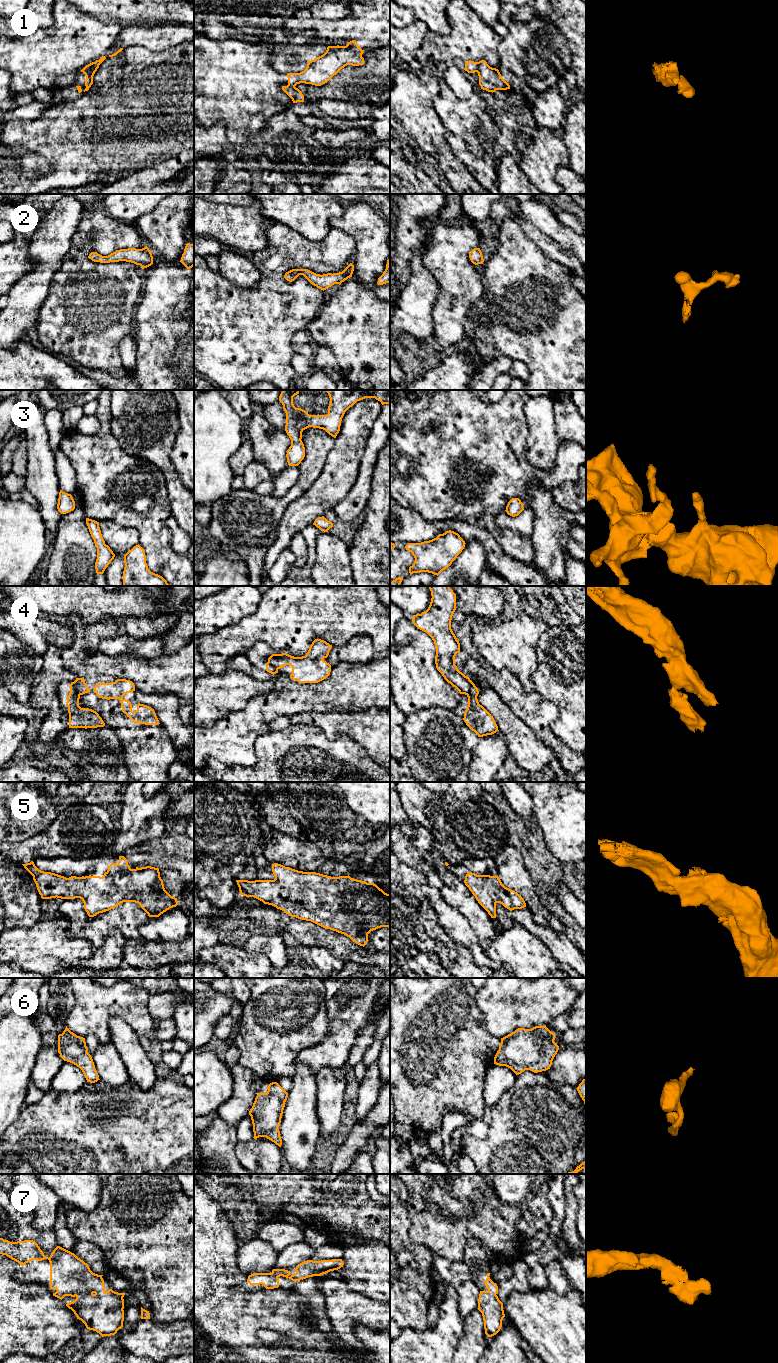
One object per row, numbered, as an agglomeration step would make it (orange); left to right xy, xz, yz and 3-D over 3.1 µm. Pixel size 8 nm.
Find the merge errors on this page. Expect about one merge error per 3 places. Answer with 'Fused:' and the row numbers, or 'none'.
Fused: 1, 4

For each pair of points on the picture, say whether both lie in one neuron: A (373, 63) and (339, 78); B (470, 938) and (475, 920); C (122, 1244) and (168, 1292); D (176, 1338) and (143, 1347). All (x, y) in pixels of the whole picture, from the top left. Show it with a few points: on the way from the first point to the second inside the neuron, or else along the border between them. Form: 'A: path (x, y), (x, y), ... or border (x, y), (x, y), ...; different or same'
A: path (365, 71), (358, 78), (347, 78); same
B: border (458, 909), (467, 919), (470, 927), (482, 944); different
C: path (134, 1256), (156, 1281); same
D: path (168, 1340), (151, 1340); same

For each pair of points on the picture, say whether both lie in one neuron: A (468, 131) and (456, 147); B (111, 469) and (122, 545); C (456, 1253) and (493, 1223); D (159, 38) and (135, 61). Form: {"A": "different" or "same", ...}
{"A": "same", "B": "different", "C": "same", "D": "different"}

